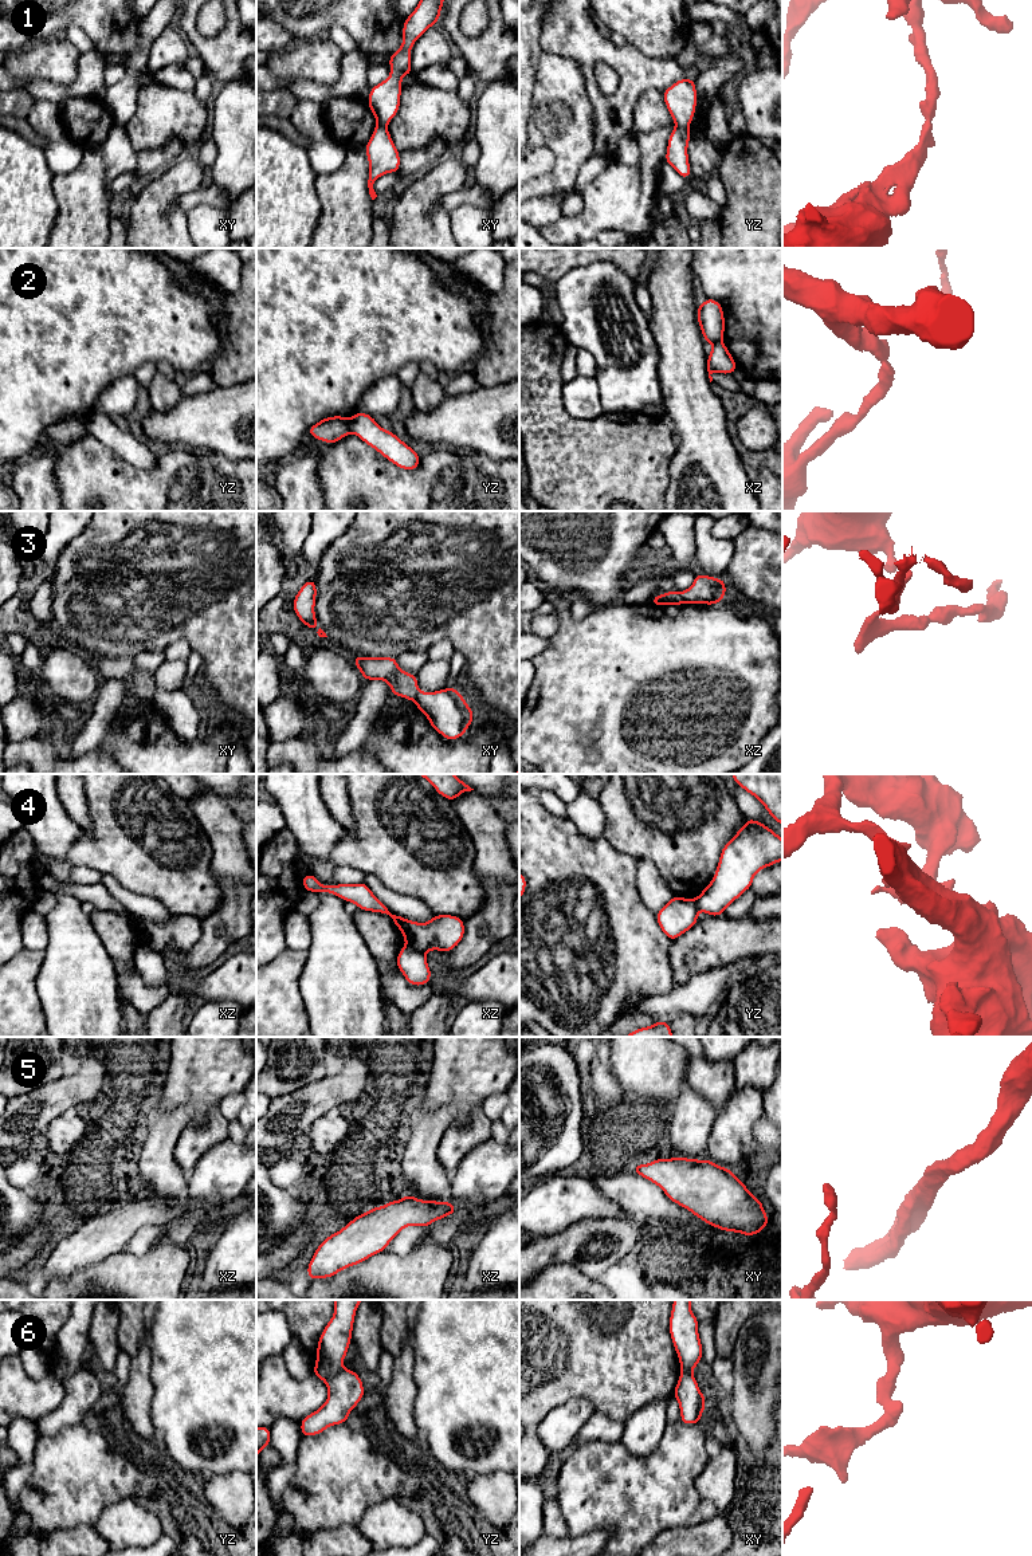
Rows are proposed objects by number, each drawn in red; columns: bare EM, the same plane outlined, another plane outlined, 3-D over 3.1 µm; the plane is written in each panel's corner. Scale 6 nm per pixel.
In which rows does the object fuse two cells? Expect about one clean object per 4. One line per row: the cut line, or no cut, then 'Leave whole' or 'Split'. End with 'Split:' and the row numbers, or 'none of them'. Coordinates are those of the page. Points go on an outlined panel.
1: Split along yz (677, 125), (687, 129). Split
2: Split along yz (349, 420), (350, 431). Split
3: Split along xz (681, 593), (686, 602). Split
4: Split along xz (407, 945), (423, 954). Split
5: No split. Leave whole
6: Split along yz (342, 1368), (325, 1382). Split
Split: 1, 2, 3, 4, 6

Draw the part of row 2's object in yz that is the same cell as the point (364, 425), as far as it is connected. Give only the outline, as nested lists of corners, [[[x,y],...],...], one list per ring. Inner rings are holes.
[[[358,410],[350,419],[350,432],[399,468],[415,471],[420,464],[420,455],[416,451],[393,432],[382,429],[368,413]]]

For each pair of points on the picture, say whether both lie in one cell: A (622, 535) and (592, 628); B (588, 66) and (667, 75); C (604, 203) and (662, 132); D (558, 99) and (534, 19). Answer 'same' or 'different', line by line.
A: different
B: same
C: same
D: different

